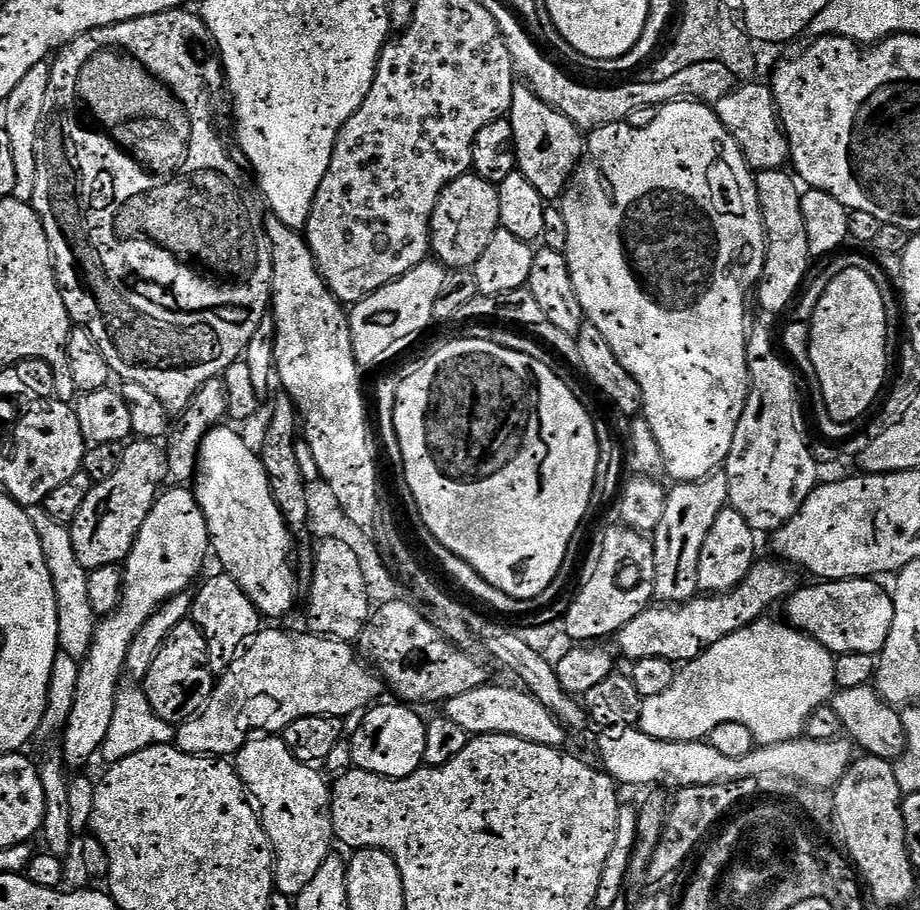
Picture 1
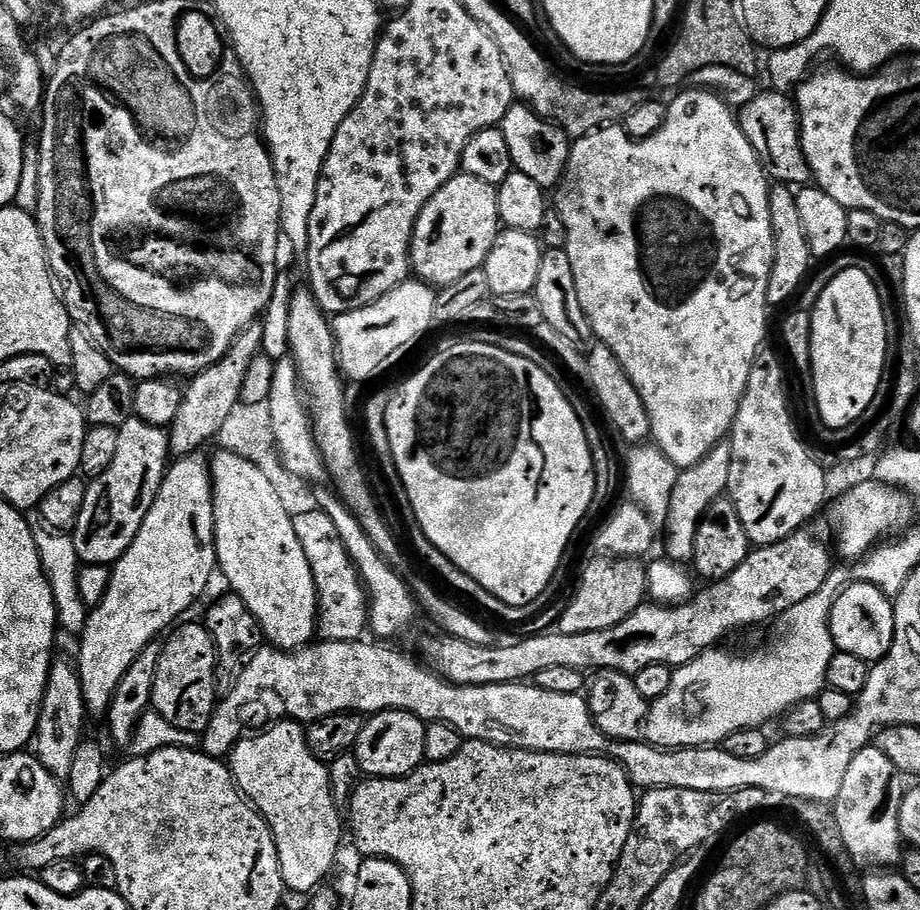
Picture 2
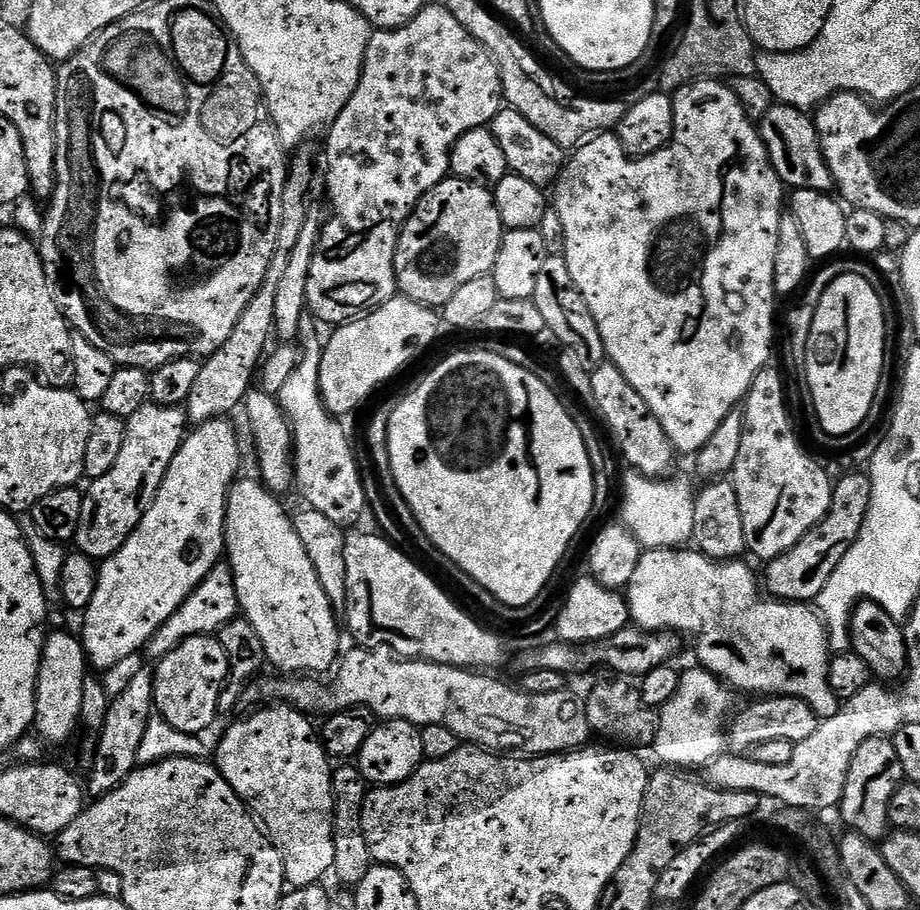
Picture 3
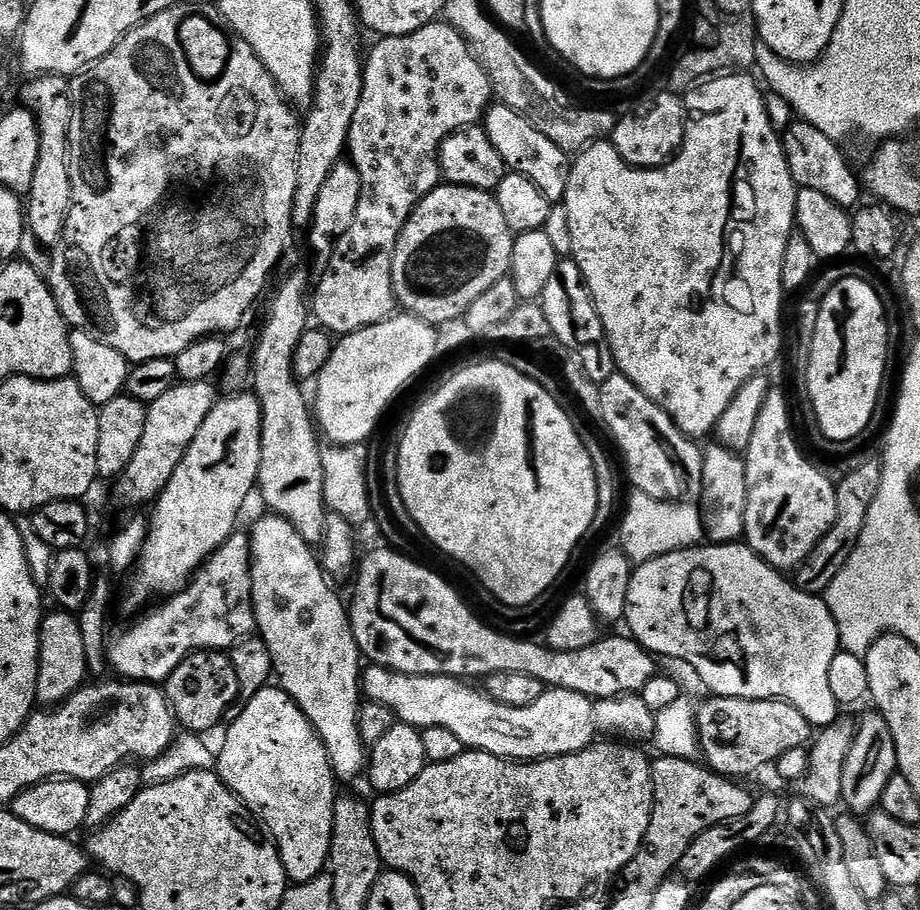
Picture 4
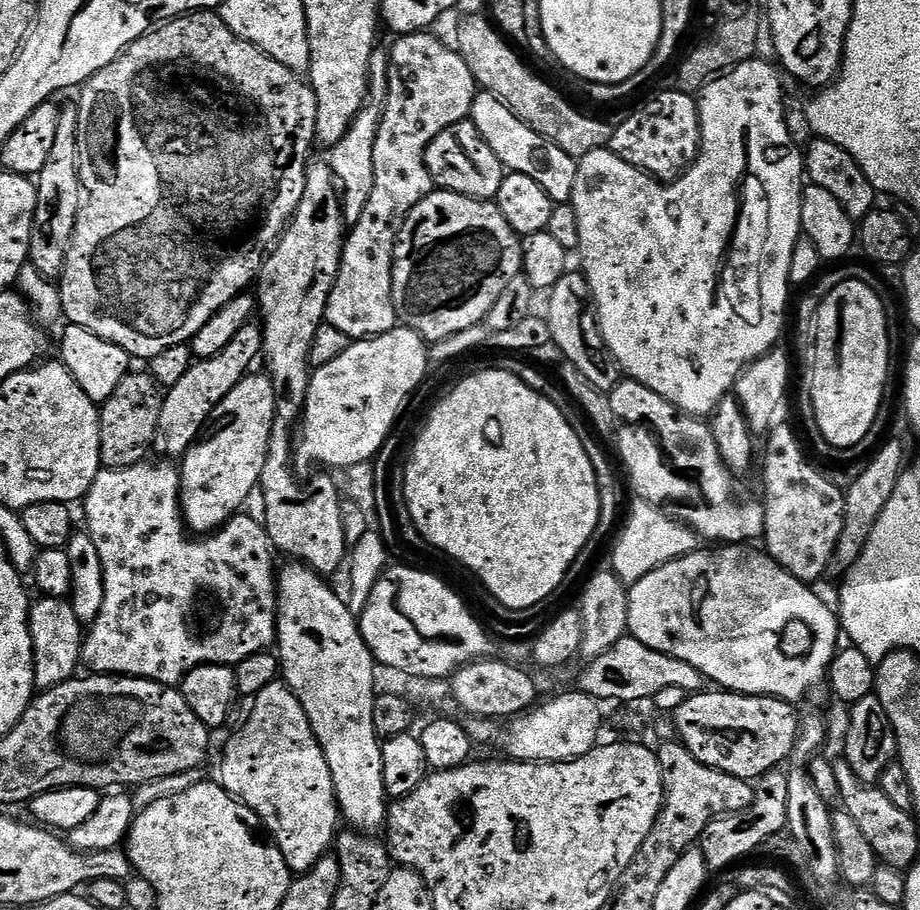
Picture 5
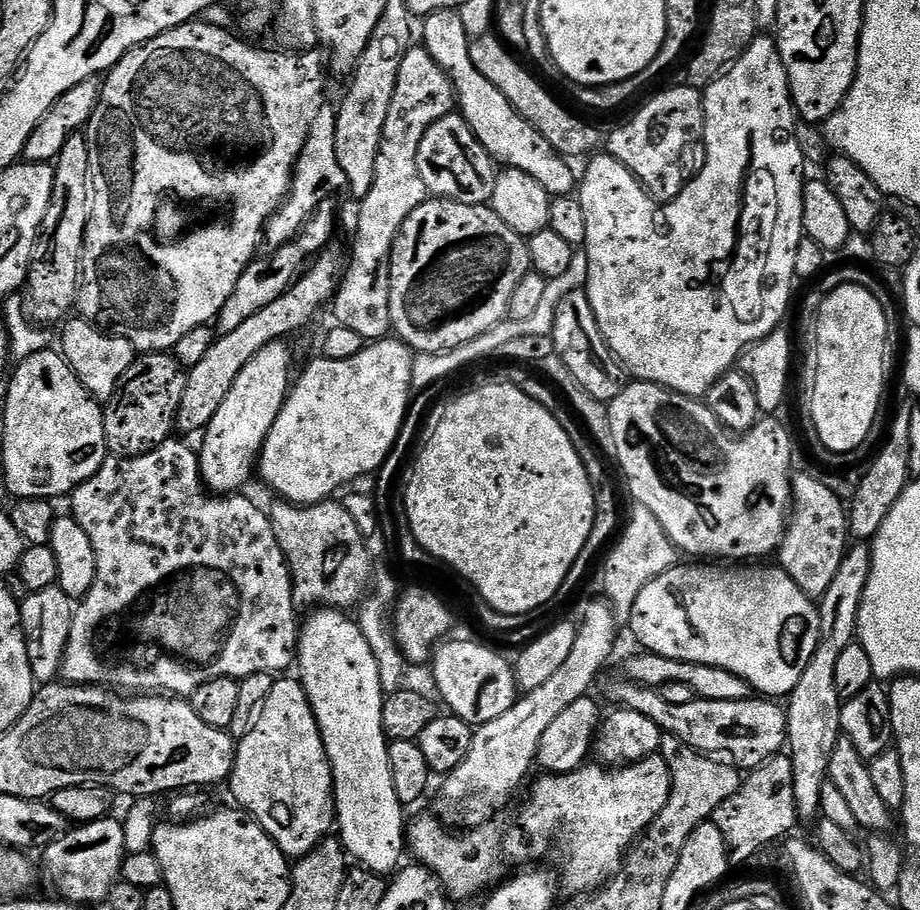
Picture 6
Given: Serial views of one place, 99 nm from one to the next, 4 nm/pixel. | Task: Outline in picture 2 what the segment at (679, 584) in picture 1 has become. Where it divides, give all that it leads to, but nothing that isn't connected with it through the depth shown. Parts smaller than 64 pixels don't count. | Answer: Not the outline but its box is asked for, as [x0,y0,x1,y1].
[666,442,731,562]

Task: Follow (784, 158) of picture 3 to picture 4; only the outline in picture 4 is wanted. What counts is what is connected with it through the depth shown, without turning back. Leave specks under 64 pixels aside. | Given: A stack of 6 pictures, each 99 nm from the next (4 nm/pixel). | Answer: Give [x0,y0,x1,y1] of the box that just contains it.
[782,122,861,210]

